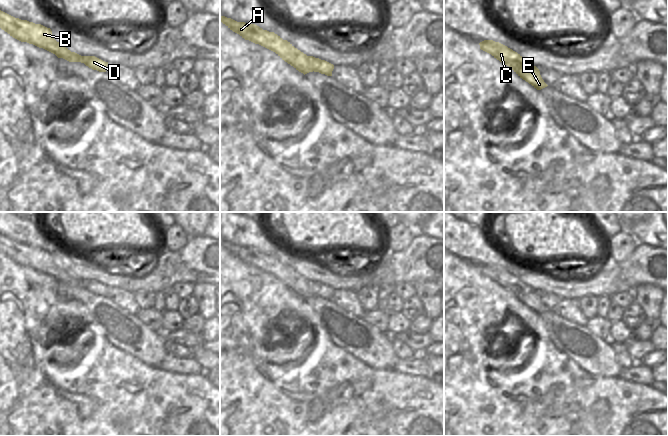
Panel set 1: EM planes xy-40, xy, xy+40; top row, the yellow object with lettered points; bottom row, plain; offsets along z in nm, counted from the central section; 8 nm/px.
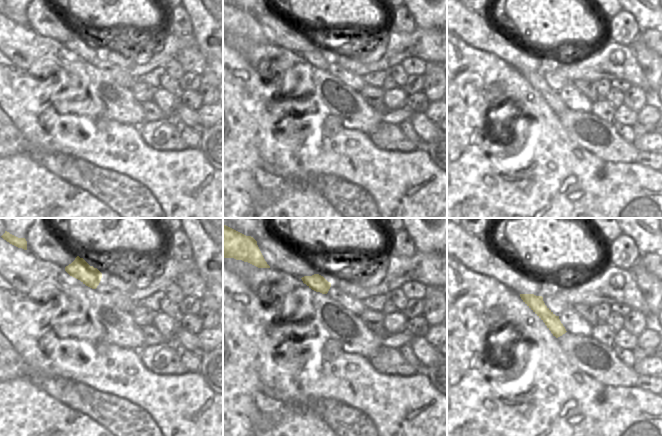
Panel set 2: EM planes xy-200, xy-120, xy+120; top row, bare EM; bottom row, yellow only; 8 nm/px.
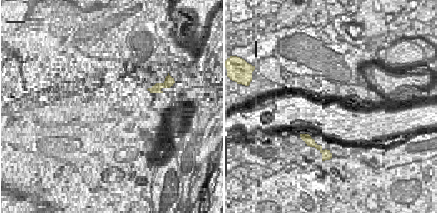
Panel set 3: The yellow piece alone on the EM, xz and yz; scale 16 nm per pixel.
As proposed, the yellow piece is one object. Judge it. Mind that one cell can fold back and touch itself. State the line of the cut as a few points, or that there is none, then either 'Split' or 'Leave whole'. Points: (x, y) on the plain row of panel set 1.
Split along xy (309, 280), (309, 288), (313, 294). Split

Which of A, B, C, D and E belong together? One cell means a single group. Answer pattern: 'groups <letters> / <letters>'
groups A B C E / D

